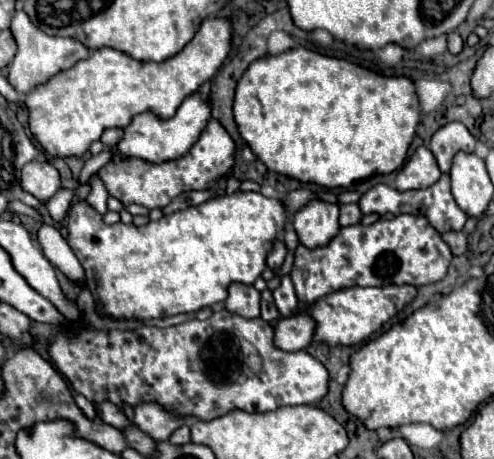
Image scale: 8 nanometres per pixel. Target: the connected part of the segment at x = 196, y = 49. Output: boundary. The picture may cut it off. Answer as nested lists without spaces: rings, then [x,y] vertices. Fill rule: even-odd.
[[[205,18],[193,40],[179,54],[163,62],[139,62],[119,50],[99,48],[91,52],[87,60],[77,62],[71,70],[53,76],[47,84],[35,88],[25,96],[31,132],[51,156],[81,156],[89,150],[91,142],[99,140],[105,128],[125,128],[135,114],[151,110],[157,118],[167,120],[177,112],[179,104],[187,96],[195,94],[203,82],[211,80],[217,74],[219,66],[231,52],[231,36],[233,26],[227,18]]]

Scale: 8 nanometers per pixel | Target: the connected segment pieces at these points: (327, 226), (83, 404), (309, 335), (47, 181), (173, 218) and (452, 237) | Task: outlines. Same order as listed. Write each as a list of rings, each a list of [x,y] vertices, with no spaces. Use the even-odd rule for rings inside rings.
[[[311,200],[307,206],[295,212],[293,228],[299,236],[299,242],[313,250],[329,244],[341,230],[339,226],[339,208],[323,200]]]
[[[77,394],[74,399],[77,406],[82,410],[86,417],[88,417],[89,419],[93,419],[96,417],[97,411],[95,410],[95,406],[93,406],[94,402],[87,400],[80,394]]]
[[[295,314],[291,318],[279,318],[275,328],[275,344],[285,352],[305,350],[313,342],[315,320],[307,314]]]
[[[31,160],[23,166],[21,188],[35,196],[39,202],[47,202],[61,188],[59,172],[49,162]]]
[[[261,192],[235,194],[211,198],[199,206],[191,206],[181,212],[163,216],[157,222],[149,222],[147,226],[133,226],[123,222],[107,226],[103,224],[103,216],[95,212],[87,202],[77,202],[71,206],[67,216],[67,242],[85,268],[87,288],[103,302],[103,314],[137,320],[191,314],[223,302],[231,282],[251,286],[263,274],[267,254],[273,250],[273,242],[285,230],[289,214],[279,198],[267,198]]]
[[[445,232],[441,234],[441,238],[449,244],[453,256],[461,256],[467,250],[467,238],[463,236],[463,232]]]

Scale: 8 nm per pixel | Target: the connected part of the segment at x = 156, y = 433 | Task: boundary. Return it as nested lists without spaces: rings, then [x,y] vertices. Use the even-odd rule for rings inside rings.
[[[139,404],[135,408],[135,426],[139,426],[147,436],[155,442],[167,440],[175,428],[179,428],[185,420],[175,420],[169,412],[163,412],[159,404]]]

